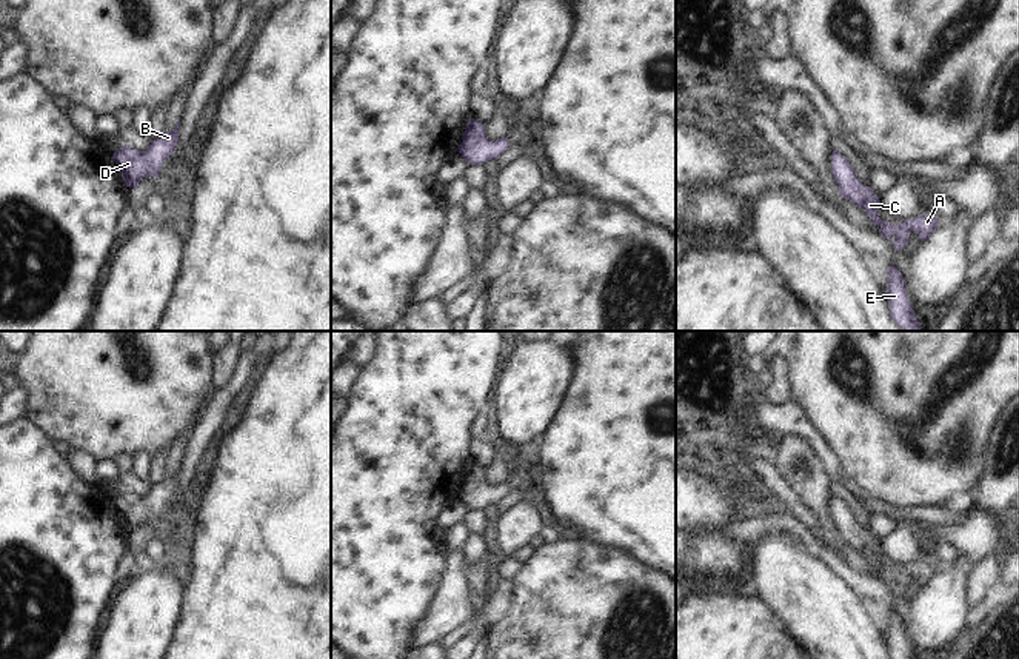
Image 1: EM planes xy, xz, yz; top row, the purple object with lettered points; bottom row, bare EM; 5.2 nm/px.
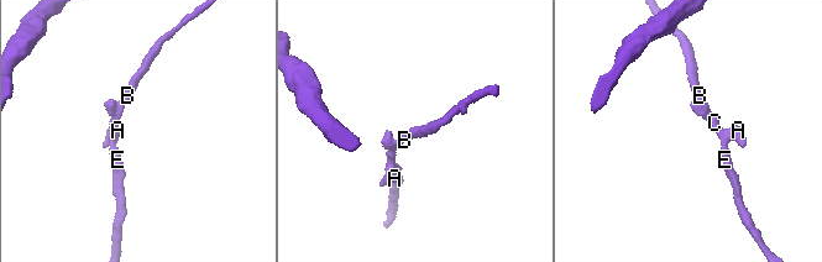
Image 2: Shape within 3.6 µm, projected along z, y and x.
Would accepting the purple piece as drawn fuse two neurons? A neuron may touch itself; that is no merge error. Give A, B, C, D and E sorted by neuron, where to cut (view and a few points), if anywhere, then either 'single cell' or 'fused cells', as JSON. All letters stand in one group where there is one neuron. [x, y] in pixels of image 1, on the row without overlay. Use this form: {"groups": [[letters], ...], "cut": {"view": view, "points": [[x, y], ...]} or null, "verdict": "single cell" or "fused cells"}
{"groups": [["A", "B", "C", "D", "E"]], "cut": null, "verdict": "single cell"}

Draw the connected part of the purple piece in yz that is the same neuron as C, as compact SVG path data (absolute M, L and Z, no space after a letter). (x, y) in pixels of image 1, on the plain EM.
M837 496L831 497L831 516L836 524L834 528L840 536L839 540L854 547L856 551L862 553L868 559L870 565L880 573L880 580L884 584L894 580L896 585L891 587L894 594L904 594L910 585L911 574L919 580L920 587L924 587L937 573L939 567L933 559L907 564L894 571L888 565L882 565L877 559L880 545L874 540L871 533L865 531L856 522L853 511Z

